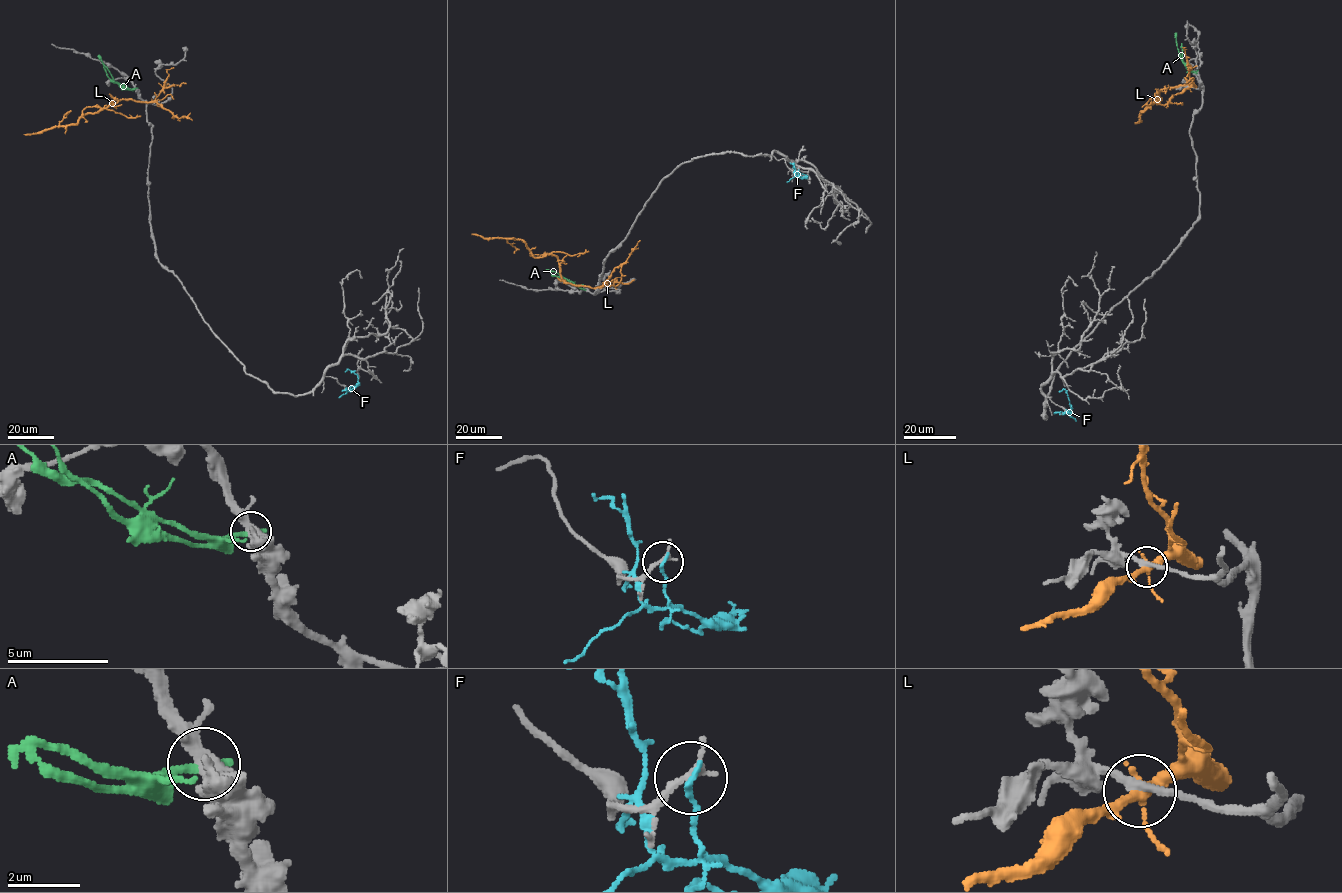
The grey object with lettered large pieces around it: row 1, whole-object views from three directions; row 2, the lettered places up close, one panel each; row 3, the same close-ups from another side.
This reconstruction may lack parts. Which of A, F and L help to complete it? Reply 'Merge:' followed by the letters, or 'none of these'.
Merge: none of these

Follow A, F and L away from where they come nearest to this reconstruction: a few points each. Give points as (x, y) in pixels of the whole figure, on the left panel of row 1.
A: (135, 88), (121, 87), (99, 55)
F: (350, 392), (358, 382), (358, 377), (347, 369), (344, 371)
L: (157, 102), (113, 101), (96, 112), (84, 115), (73, 125), (24, 134)

